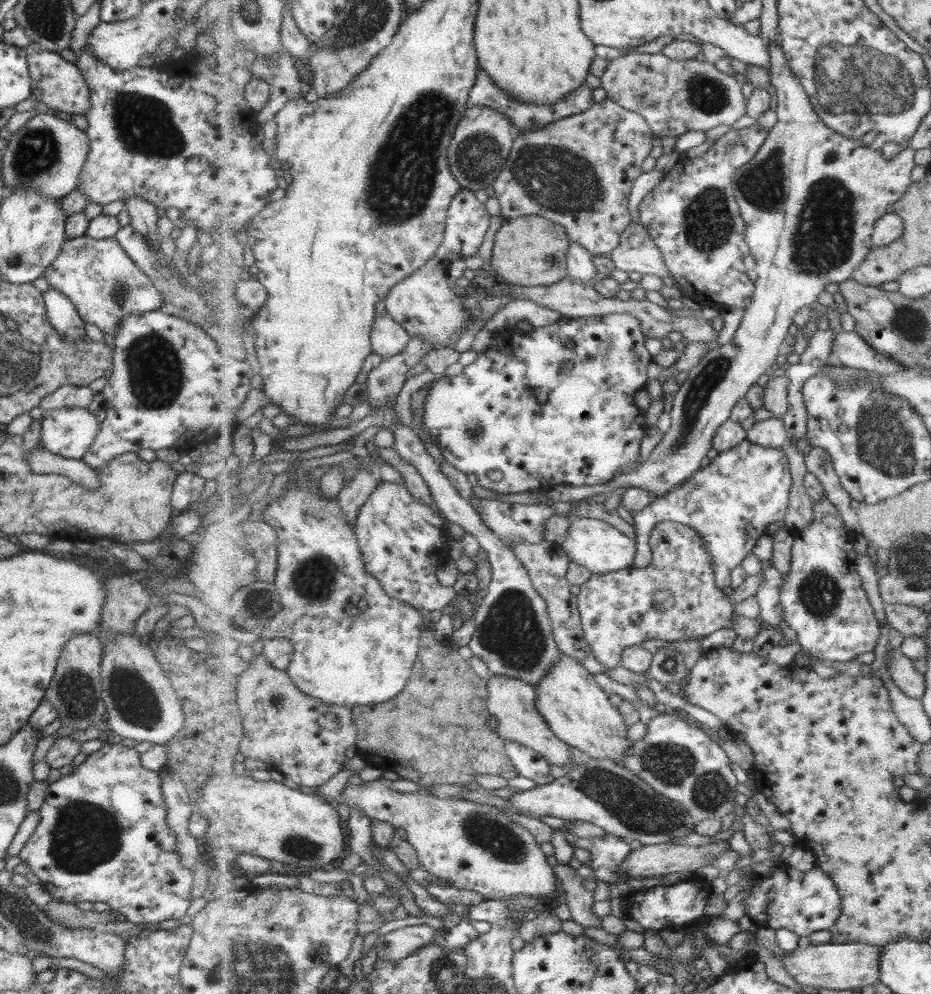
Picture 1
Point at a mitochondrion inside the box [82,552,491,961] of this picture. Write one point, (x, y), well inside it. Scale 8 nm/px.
(134, 698)

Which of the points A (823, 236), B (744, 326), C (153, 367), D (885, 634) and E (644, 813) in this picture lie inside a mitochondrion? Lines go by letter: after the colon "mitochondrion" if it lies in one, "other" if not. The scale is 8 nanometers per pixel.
A: mitochondrion
B: other
C: mitochondrion
D: other
E: mitochondrion

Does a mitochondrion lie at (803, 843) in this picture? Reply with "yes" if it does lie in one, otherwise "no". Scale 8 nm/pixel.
no

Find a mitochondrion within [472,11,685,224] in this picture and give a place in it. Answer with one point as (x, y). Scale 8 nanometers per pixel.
(557, 180)

